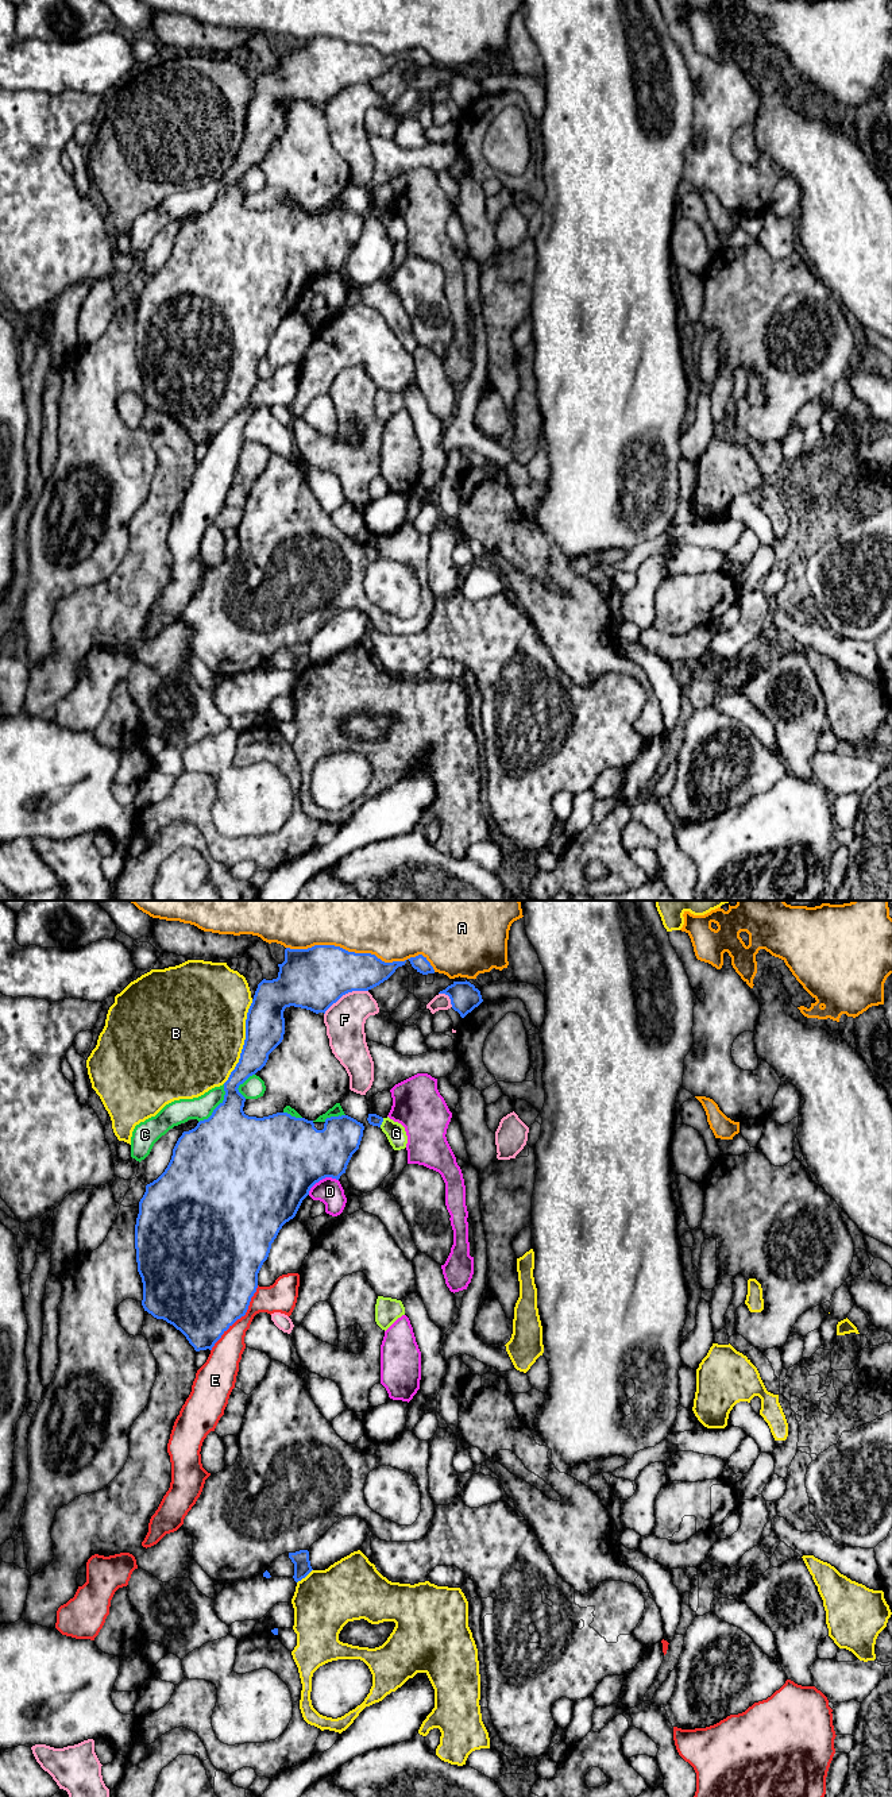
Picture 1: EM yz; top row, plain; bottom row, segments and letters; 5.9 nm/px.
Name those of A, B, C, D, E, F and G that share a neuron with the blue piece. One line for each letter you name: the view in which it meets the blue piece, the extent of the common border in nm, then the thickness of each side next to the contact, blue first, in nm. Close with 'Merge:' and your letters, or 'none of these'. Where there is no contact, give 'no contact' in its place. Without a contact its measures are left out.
Merge: none of these

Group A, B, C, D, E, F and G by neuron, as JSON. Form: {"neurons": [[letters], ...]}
{"neurons": [["A"], ["B"], ["C"], ["D"], ["E"], ["F"], ["G"]]}

